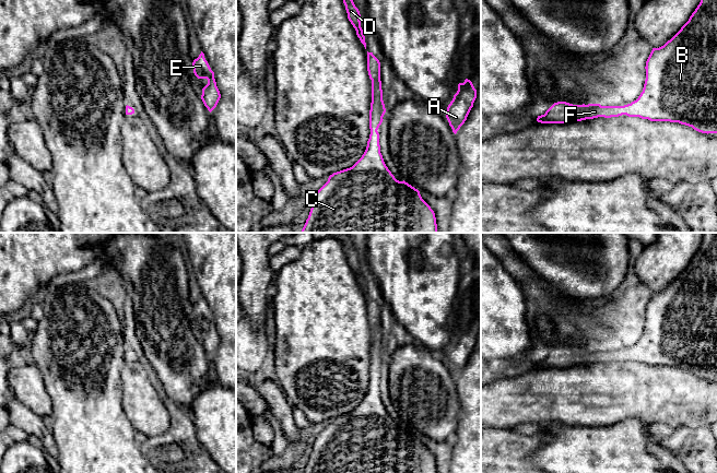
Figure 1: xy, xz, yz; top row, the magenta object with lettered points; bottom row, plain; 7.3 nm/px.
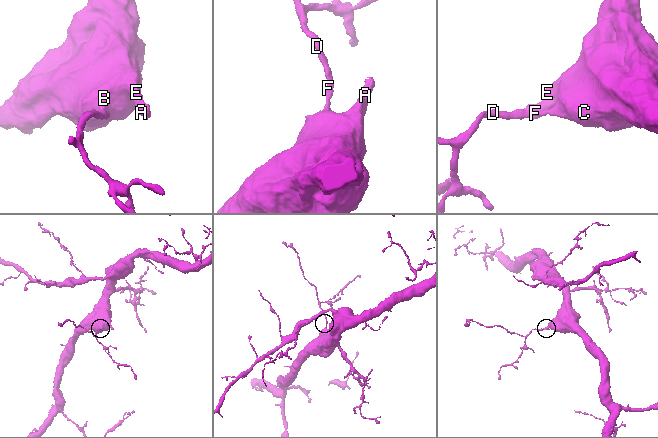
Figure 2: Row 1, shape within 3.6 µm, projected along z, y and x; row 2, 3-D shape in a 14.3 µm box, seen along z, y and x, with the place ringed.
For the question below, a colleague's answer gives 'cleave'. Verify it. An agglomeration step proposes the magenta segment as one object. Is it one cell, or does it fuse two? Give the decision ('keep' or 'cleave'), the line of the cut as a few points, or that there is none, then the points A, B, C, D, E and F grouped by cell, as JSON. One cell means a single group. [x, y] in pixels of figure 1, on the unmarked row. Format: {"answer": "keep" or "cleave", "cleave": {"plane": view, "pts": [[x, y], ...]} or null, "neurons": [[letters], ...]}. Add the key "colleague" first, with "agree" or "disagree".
{"colleague": "disagree", "answer": "keep", "cleave": null, "neurons": [["A", "B", "C", "D", "E", "F"]]}

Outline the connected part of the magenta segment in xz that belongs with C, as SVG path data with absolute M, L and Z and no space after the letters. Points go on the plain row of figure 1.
M368 296L367 316L372 324L372 347L369 355L371 379L366 394L352 412L329 421L328 426L316 437L303 473L437 473L435 458L422 444L420 436L404 425L397 425L384 406L377 376L386 357L380 326L380 307L373 297Z

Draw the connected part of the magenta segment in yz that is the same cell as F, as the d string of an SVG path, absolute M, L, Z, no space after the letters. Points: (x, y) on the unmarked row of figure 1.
M703 233L700 249L681 274L663 291L653 293L646 306L646 324L638 343L624 351L601 351L600 348L573 350L554 347L544 359L538 360L541 368L569 368L598 362L611 363L626 359L650 366L679 367L702 378L717 378L717 233Z

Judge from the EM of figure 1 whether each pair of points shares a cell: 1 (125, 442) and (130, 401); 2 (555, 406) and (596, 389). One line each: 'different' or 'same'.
1: different
2: same

